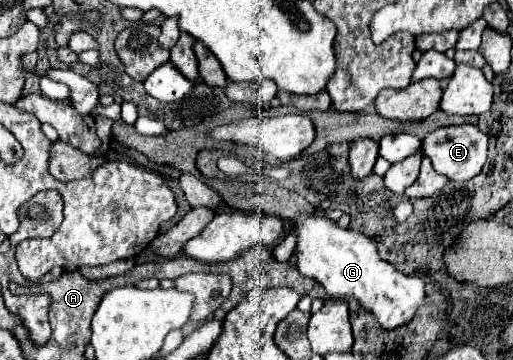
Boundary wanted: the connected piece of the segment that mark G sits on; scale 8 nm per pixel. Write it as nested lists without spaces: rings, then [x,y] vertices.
[[[318,213],[310,217],[300,215],[290,225],[290,231],[298,237],[296,267],[300,273],[314,277],[326,289],[328,299],[356,299],[382,331],[394,331],[396,327],[408,325],[420,305],[424,305],[424,281],[416,275],[404,275],[396,271],[394,265],[382,261],[376,253],[376,245],[366,235],[342,229],[332,219],[324,219]]]

